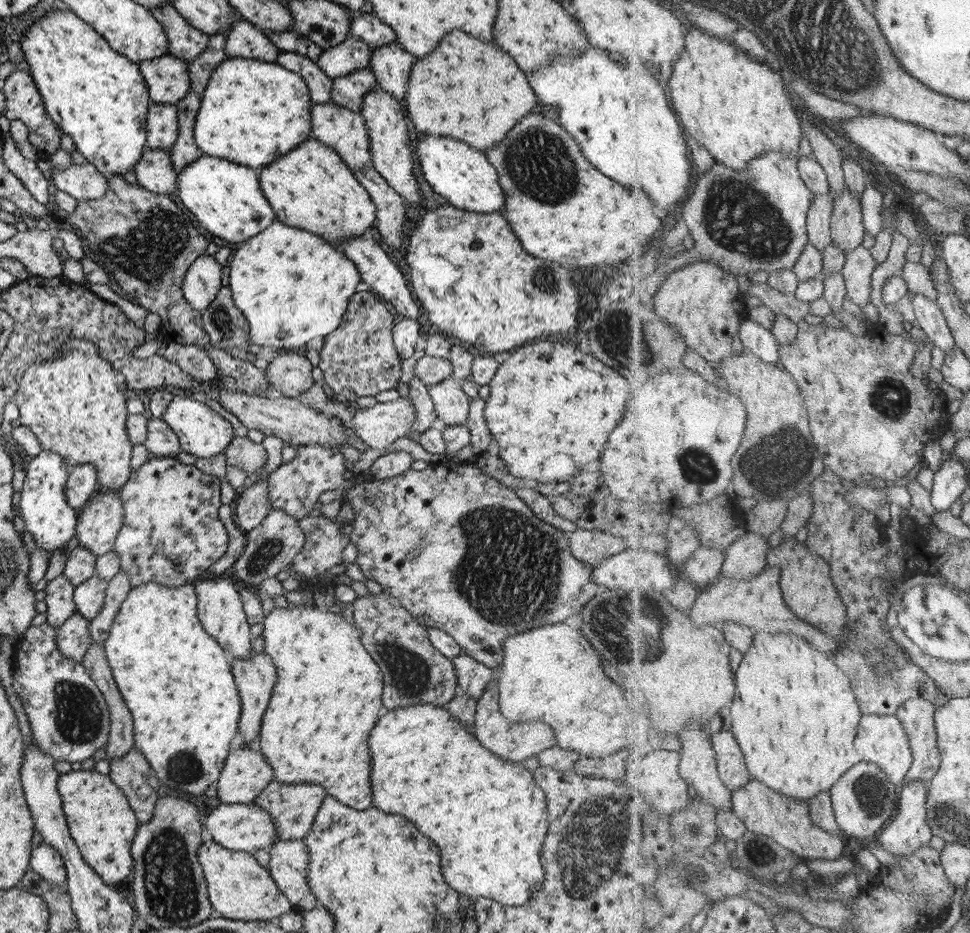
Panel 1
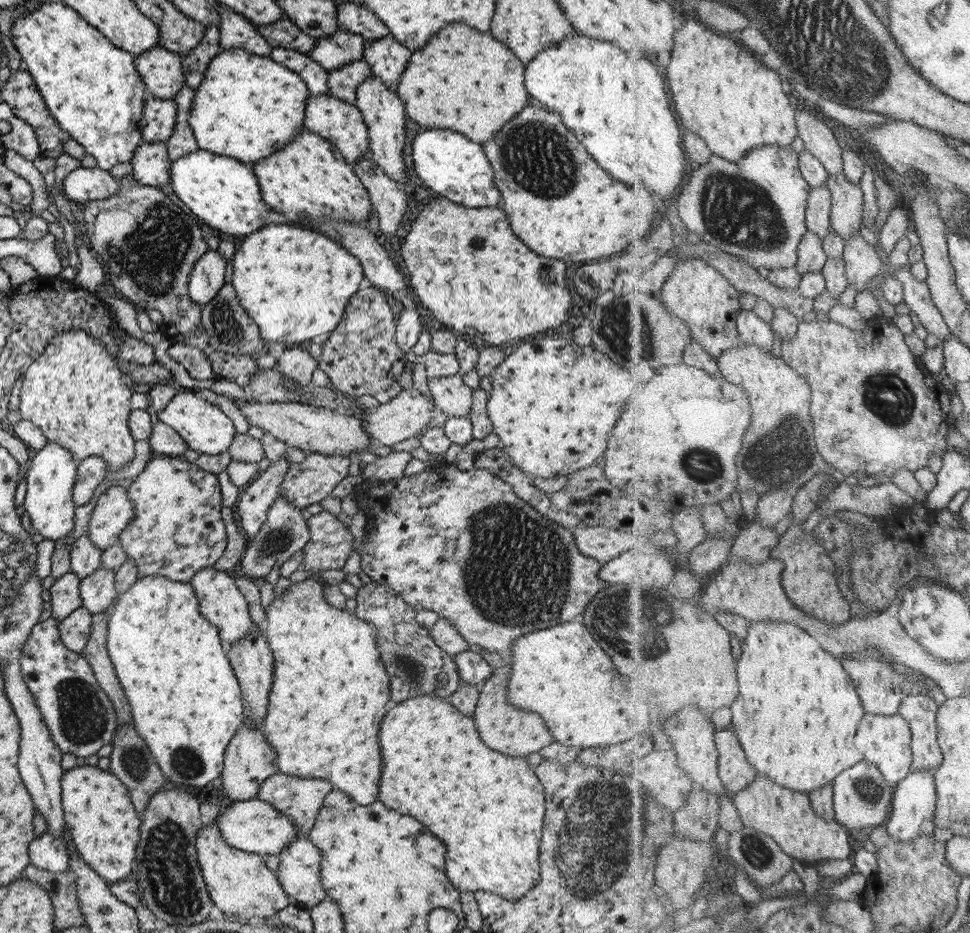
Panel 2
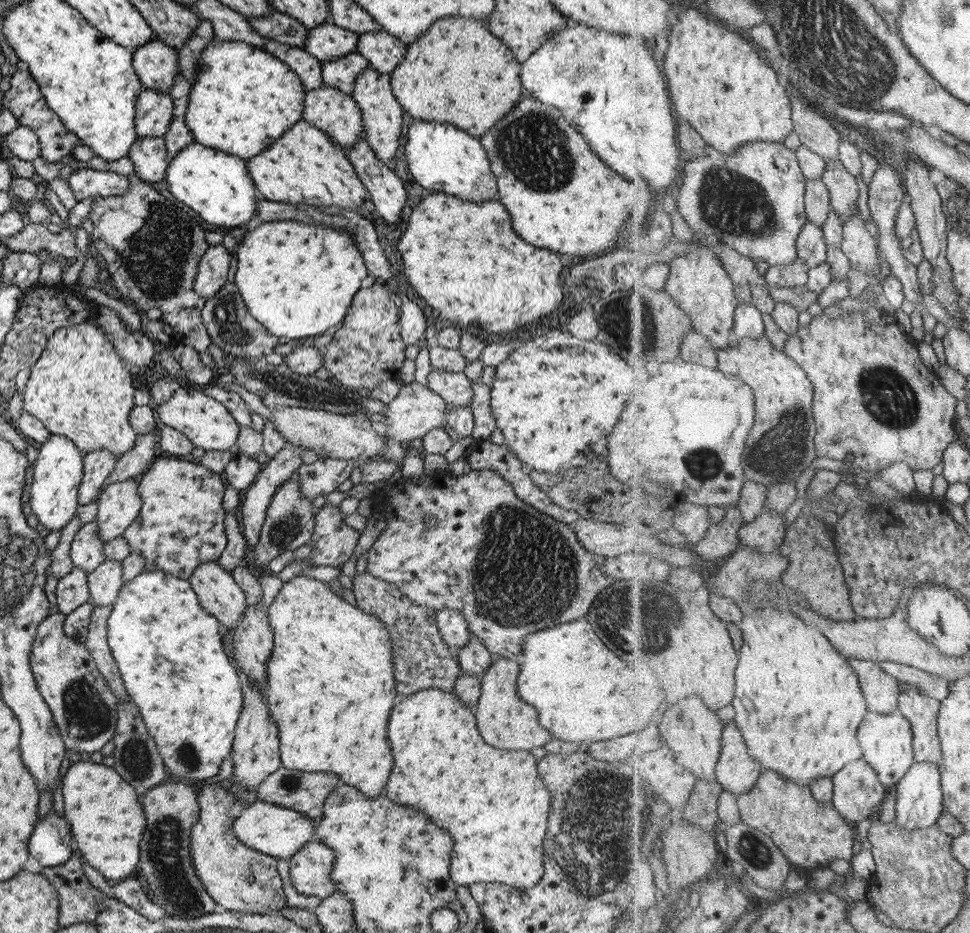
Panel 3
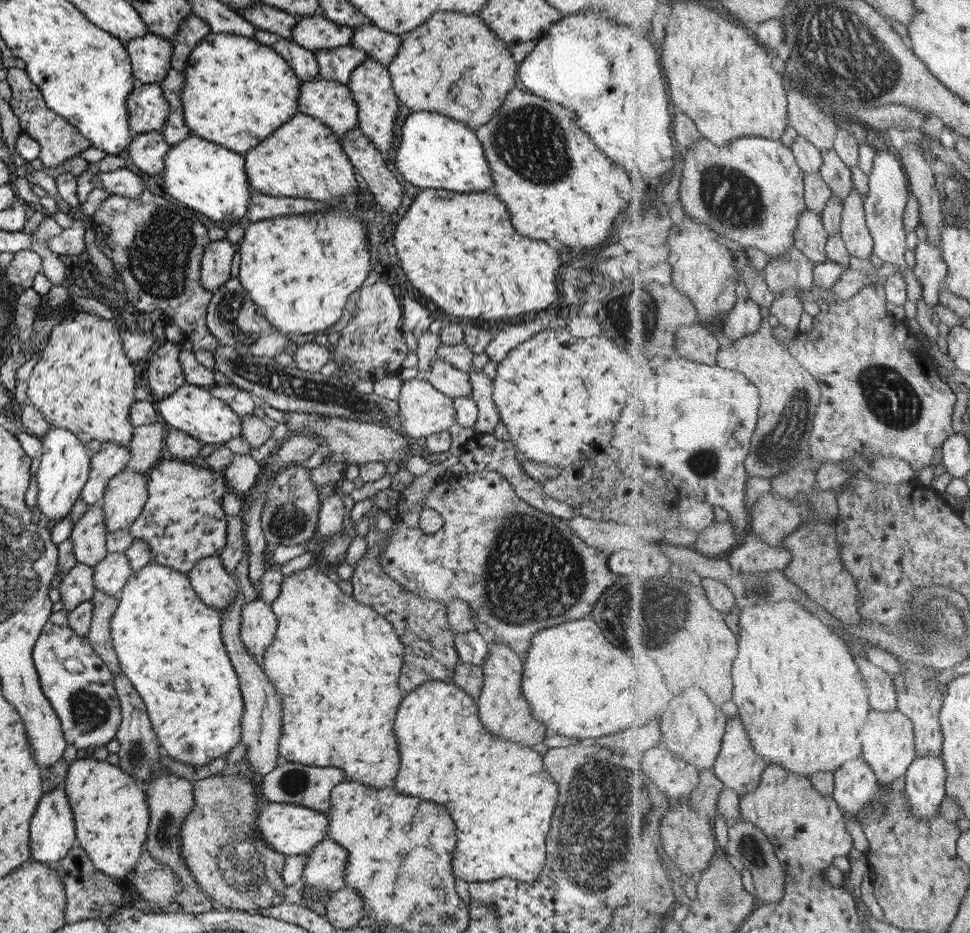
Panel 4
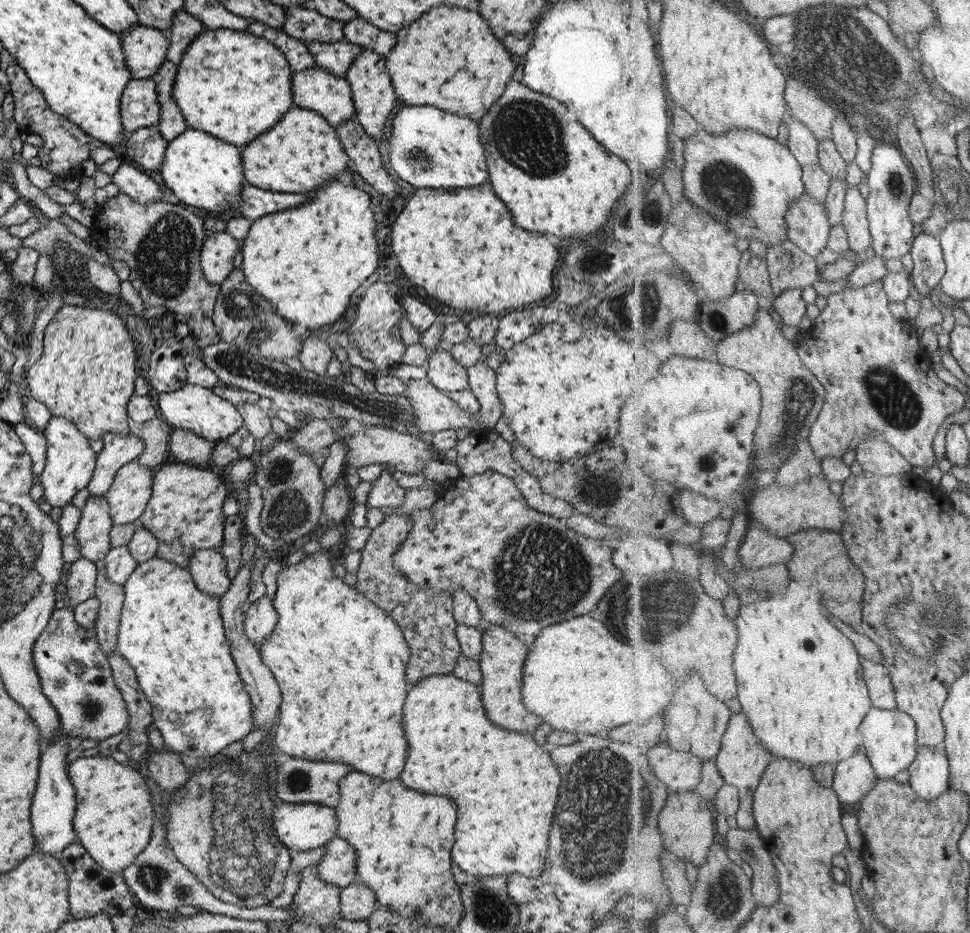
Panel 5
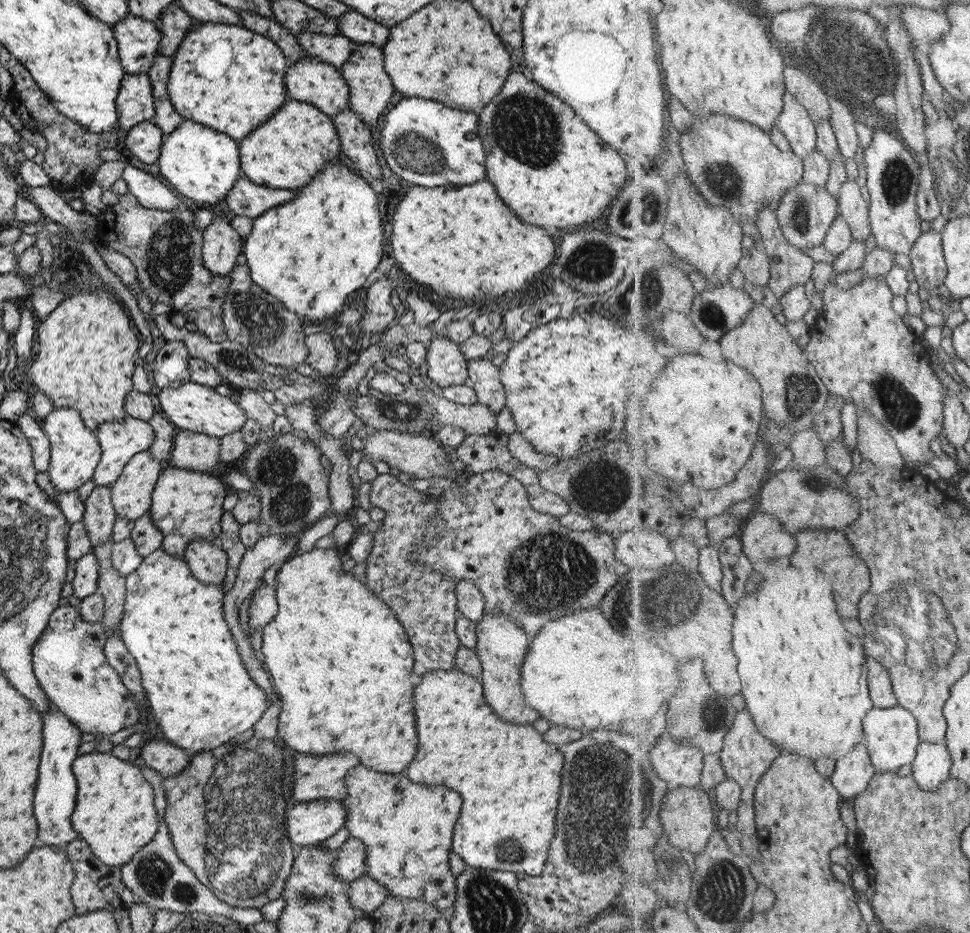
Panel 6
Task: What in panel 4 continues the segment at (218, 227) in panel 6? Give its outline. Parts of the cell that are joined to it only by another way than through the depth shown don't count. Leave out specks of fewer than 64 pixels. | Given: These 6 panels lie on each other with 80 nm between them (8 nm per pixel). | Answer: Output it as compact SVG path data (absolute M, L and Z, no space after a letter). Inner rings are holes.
M227 239L209 241L200 258L200 285L205 290L214 292L230 279L231 256L237 247Z

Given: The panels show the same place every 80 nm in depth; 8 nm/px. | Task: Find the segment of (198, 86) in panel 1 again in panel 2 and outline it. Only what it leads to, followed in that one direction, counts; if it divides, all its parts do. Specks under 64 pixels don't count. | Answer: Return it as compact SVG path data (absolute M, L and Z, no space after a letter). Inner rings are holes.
M207 25L204 30L199 44L180 57L184 82L193 90L199 86L207 63L222 49L219 47L218 27Z

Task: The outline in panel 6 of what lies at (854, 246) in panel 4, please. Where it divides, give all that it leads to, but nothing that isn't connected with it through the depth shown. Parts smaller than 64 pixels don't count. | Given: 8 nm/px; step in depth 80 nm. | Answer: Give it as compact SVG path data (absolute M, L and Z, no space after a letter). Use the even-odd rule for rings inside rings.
M847 179L843 183L841 196L838 198L841 216L850 224L855 239L865 241L872 234L870 225L870 203L867 203L861 184L856 179Z

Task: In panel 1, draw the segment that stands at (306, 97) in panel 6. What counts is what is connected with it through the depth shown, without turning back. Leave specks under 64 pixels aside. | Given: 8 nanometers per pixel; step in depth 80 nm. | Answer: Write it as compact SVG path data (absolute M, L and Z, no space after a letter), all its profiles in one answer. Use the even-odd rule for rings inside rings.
M332 101L310 104L311 136L326 147L332 148L351 172L372 164L366 126L360 113L351 112Z

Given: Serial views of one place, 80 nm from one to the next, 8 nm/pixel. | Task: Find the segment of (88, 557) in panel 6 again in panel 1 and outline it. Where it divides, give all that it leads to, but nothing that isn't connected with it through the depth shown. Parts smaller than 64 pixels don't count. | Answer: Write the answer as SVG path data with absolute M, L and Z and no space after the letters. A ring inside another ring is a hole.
M63 575L55 577L45 585L45 598L40 608L46 616L46 623L56 629L76 610L73 602L74 586Z

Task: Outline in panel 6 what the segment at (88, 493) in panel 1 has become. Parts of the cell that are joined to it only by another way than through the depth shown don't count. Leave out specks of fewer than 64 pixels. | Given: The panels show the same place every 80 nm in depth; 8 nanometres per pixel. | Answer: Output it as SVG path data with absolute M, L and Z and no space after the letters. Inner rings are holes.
M127 415L117 422L103 421L95 434L101 450L91 478L96 486L111 485L131 456L149 448L153 441L151 425Z

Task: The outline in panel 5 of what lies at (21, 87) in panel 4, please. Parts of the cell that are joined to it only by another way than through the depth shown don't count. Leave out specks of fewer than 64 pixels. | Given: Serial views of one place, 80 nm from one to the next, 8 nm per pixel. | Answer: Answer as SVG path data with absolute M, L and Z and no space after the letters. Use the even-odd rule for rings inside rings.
M13 62L4 72L9 81L9 93L14 106L14 121L21 131L27 134L37 134L43 142L37 151L40 167L57 179L80 175L81 162L89 159L89 152L105 145L104 142L85 134L75 123L53 112L44 101L42 92L31 84L25 71L17 63Z

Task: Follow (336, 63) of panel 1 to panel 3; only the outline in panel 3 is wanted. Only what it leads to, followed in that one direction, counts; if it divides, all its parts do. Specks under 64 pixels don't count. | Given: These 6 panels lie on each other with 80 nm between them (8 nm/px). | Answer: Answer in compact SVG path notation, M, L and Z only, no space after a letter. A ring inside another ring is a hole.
M332 22L318 24L307 30L307 40L302 48L319 62L337 59L356 52L358 34L343 30Z

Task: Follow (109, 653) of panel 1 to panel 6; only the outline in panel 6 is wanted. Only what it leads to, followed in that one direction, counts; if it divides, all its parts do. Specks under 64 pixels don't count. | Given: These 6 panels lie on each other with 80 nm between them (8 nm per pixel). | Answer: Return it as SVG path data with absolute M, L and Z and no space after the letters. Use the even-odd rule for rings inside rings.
M160 546L147 556L144 556L139 566L133 572L126 574L124 585L126 593L122 606L122 617L118 624L118 633L123 641L125 650L133 657L136 667L140 672L140 685L149 701L151 714L157 726L159 726L159 730L162 732L162 738L176 747L181 747L190 755L199 751L213 750L229 739L233 739L234 736L245 734L261 718L263 711L268 707L268 700L266 699L264 690L256 687L247 670L243 668L241 660L239 660L239 652L235 648L235 640L231 638L231 632L229 632L229 628L227 628L227 624L224 621L222 600L225 592L214 584L206 585L199 582L191 574L184 559L178 559L176 556L167 554Z

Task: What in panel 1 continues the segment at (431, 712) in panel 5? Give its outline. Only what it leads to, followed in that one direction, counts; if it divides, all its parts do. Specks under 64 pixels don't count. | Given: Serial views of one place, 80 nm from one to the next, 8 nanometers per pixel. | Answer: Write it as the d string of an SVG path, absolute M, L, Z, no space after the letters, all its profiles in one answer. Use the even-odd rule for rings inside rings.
M415 703L410 707L397 707L393 710L383 710L381 718L371 729L367 739L368 756L370 758L370 775L368 780L372 790L371 806L387 814L405 816L409 822L415 822L417 830L431 838L441 854L441 876L449 888L459 895L465 895L471 900L487 898L499 906L522 906L531 900L531 896L543 884L543 864L541 862L541 847L546 836L547 813L543 791L536 785L532 773L522 764L509 763L496 754L485 750L474 735L473 727L466 727L446 709L433 703Z

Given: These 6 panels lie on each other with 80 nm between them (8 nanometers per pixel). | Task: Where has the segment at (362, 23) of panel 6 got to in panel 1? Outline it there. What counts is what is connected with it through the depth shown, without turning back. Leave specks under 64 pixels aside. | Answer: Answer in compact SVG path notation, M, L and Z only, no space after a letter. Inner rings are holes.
M396 44L371 49L368 68L374 74L376 83L400 102L404 116L408 118L404 108L404 90L409 70L416 58Z

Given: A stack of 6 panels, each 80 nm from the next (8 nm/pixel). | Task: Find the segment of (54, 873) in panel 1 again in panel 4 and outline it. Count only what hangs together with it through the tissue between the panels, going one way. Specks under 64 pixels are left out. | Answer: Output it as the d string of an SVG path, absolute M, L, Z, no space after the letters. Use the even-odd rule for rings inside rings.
M53 788L45 792L41 800L37 802L35 816L31 818L31 824L29 824L29 838L31 838L29 848L31 848L30 855L34 861L54 864L57 860L61 860L61 857L65 856L71 847L75 846L73 815L67 802L63 788Z

